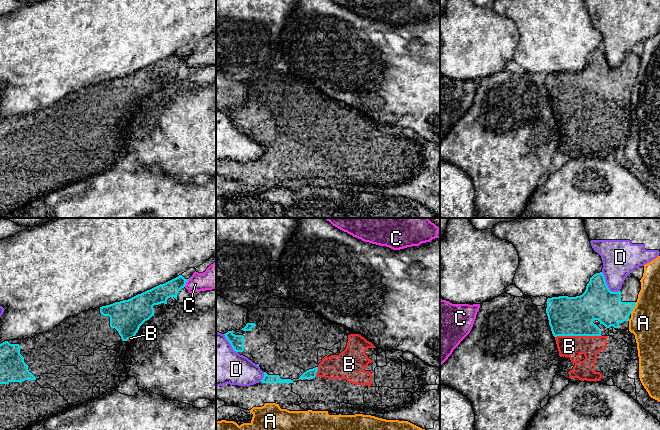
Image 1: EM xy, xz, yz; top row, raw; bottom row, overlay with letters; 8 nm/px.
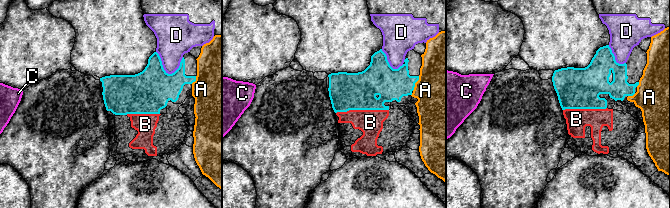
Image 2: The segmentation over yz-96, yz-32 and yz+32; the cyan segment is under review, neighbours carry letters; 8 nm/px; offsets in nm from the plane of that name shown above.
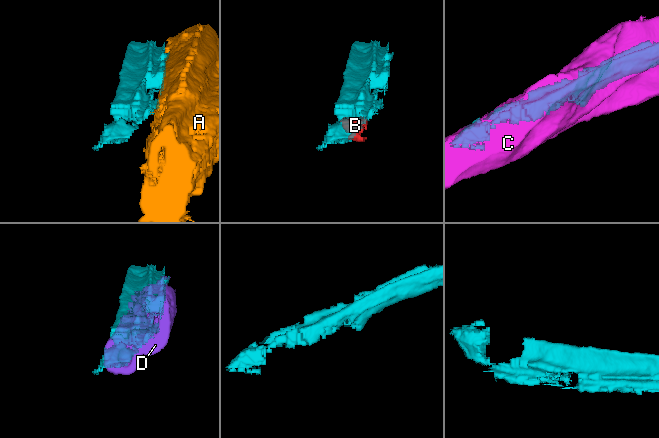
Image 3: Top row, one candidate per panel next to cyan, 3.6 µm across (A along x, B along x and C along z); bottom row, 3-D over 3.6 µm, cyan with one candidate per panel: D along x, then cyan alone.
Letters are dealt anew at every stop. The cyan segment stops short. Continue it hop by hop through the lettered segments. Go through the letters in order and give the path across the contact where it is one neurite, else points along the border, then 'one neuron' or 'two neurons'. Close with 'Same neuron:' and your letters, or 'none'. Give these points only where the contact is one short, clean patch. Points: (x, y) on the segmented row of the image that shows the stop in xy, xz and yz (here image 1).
A: two neurons
B: one neuron
C: two neurons
D: two neurons
Same neuron: B

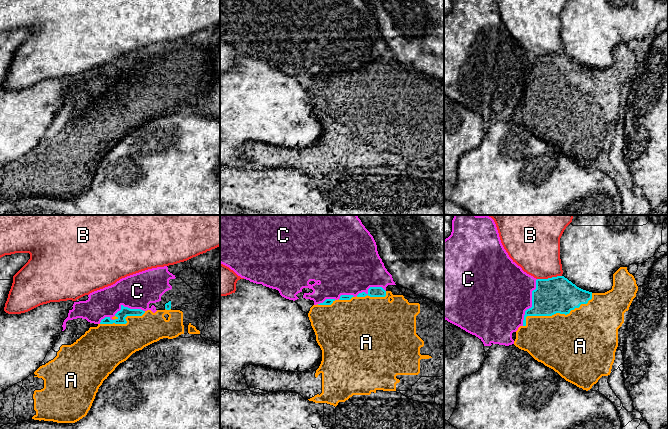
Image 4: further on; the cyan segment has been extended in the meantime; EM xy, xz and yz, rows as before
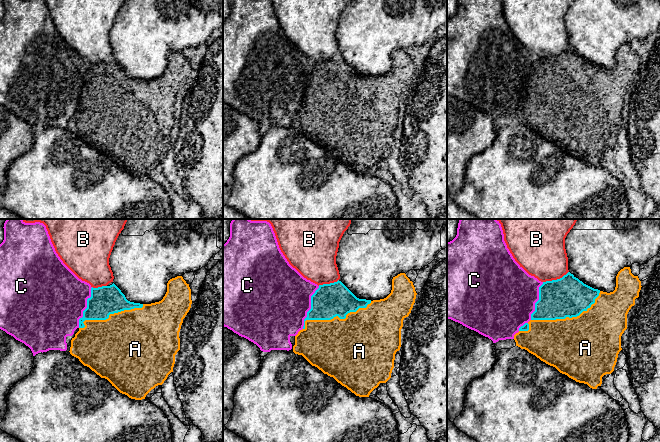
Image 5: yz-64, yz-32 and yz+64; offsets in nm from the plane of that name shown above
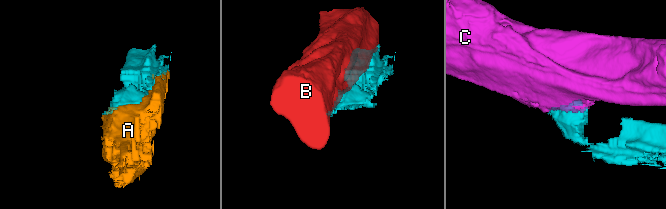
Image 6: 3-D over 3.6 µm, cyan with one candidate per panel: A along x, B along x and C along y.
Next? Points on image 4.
A: one neuron
B: two neurons
C: two neurons
Same neuron: A

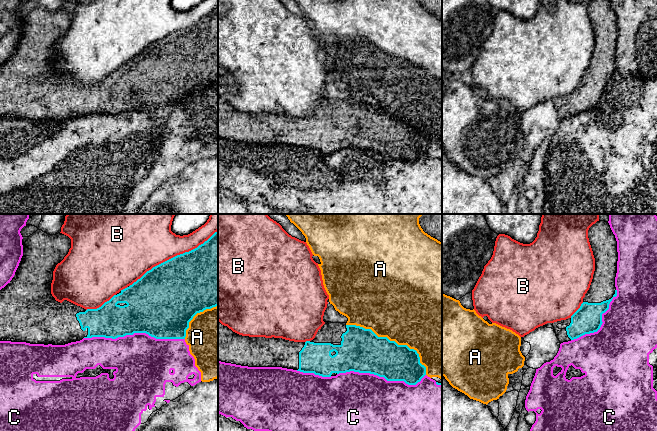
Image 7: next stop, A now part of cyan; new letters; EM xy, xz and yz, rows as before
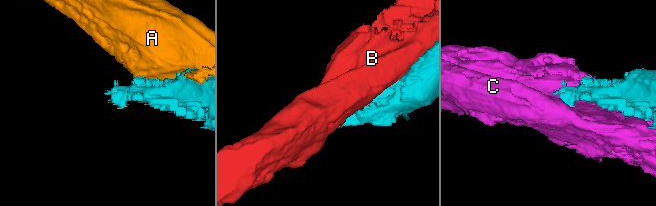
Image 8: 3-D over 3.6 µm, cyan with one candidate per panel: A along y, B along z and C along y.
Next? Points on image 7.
A: two neurons
B: two neurons
C: two neurons
Same neuron: none

